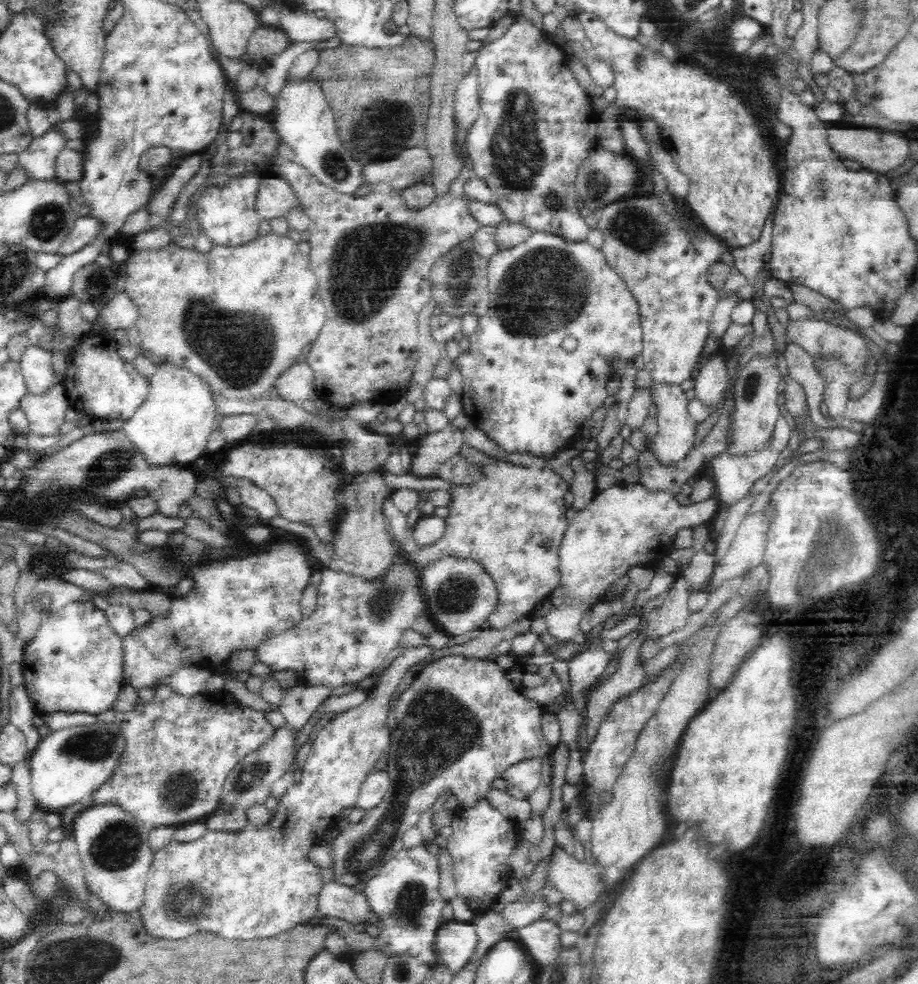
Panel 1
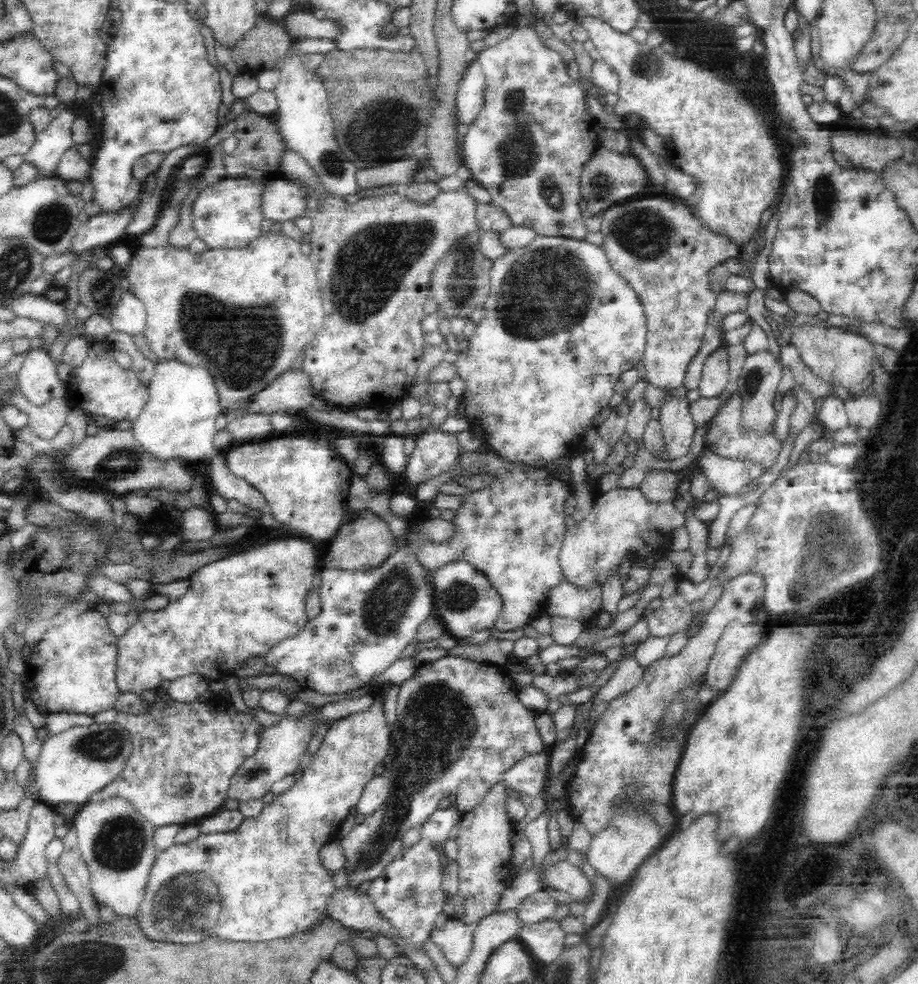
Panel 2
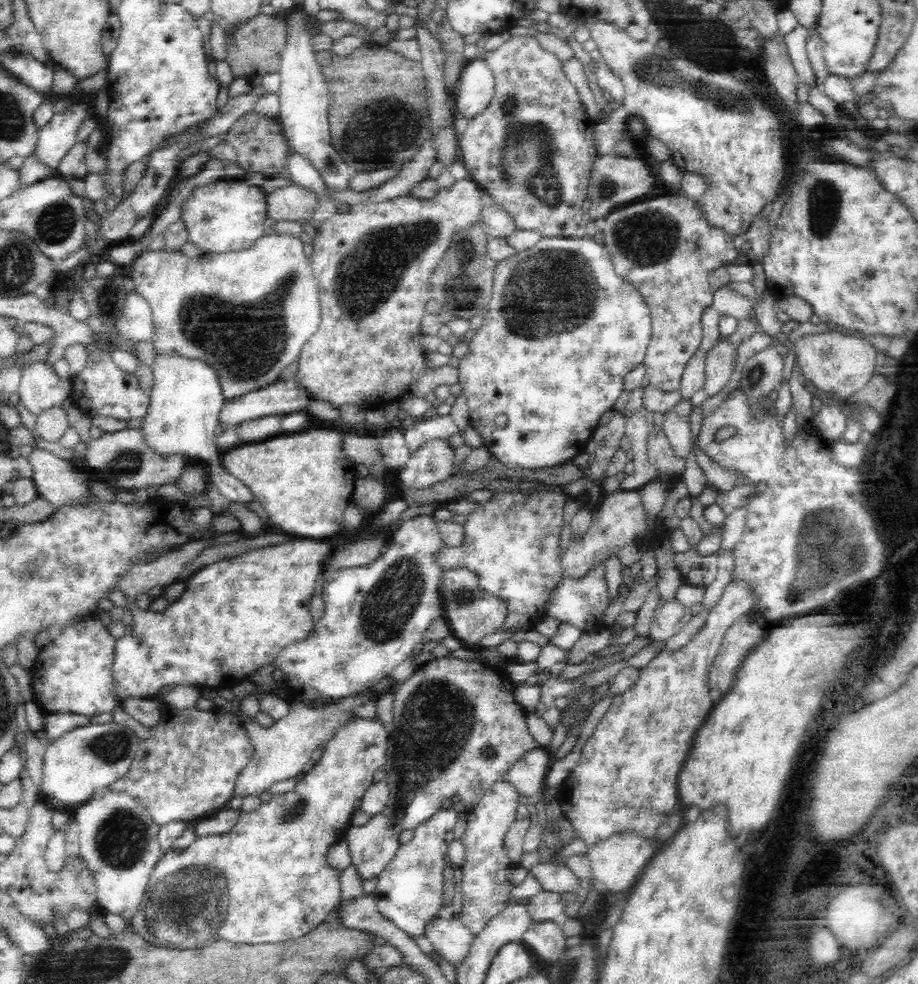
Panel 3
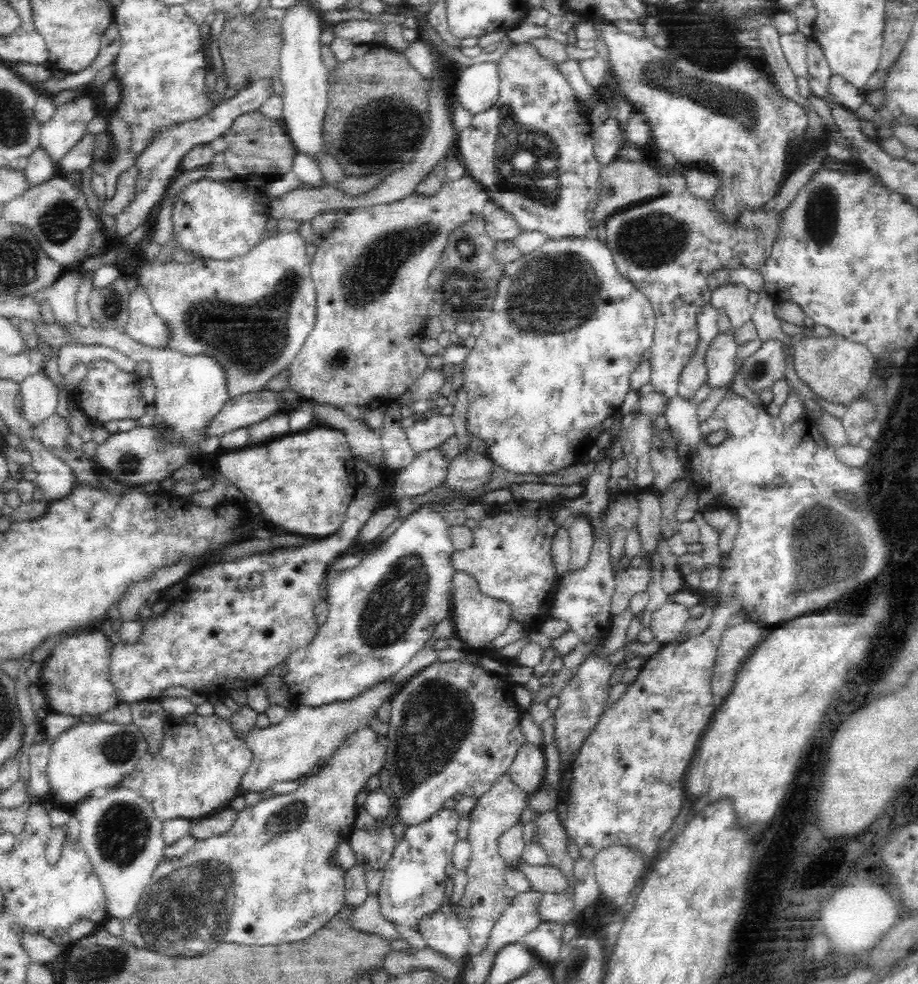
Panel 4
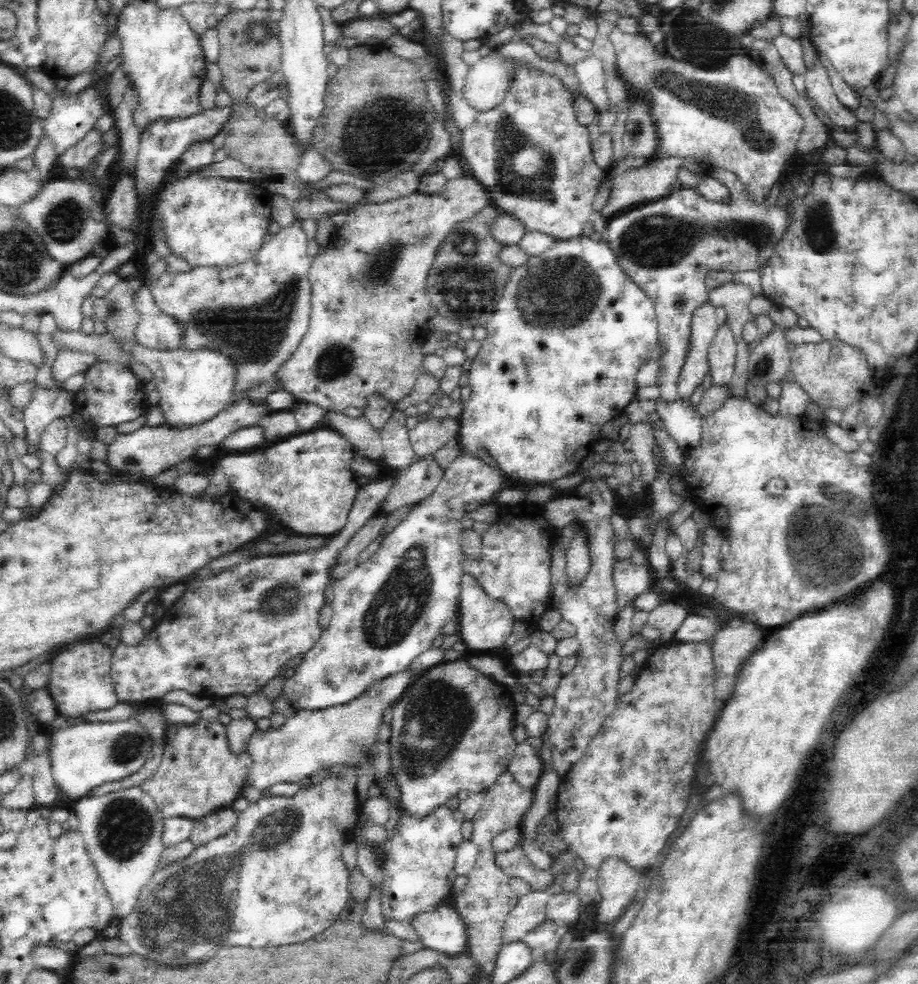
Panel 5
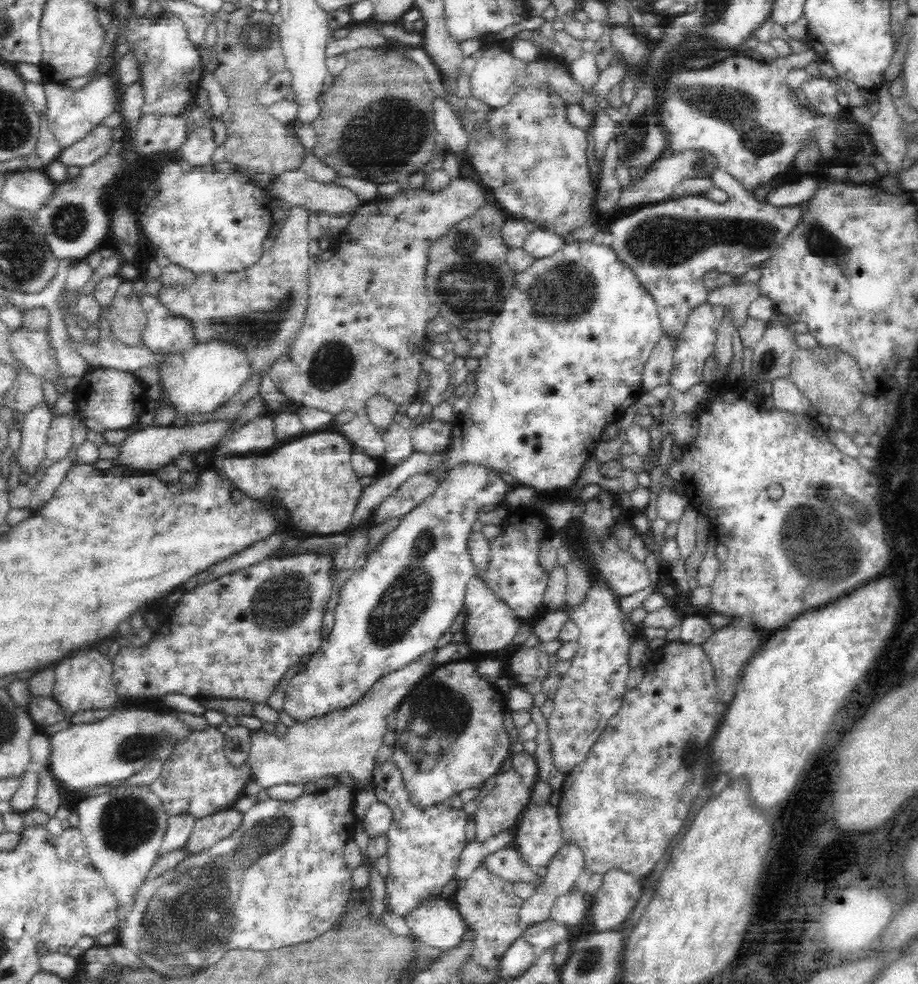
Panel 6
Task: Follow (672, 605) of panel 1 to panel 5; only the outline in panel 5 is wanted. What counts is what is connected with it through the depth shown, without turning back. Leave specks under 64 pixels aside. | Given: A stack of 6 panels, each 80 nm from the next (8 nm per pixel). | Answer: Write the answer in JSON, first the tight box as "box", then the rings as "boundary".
{"box":[647,603,690,644],"boundary":[[[663,603],[649,612],[647,624],[661,632],[662,644],[674,640],[675,632],[690,611],[679,603]]]}

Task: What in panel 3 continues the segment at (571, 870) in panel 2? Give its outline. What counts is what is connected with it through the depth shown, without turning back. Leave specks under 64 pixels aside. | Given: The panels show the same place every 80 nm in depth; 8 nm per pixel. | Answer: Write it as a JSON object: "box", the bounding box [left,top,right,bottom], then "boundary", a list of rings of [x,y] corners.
{"box":[529,863,579,895],"boundary":[[[540,863],[529,868],[529,872],[536,877],[536,880],[548,892],[557,892],[559,894],[571,892],[575,895],[579,893],[578,877],[566,864]]]}

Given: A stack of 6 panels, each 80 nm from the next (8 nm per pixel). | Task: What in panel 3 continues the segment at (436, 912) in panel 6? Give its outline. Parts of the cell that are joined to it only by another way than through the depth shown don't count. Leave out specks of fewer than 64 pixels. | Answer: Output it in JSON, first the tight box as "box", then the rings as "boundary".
{"box":[424,913,474,966],"boundary":[[[450,913],[441,914],[432,920],[431,923],[426,924],[424,935],[434,945],[438,955],[441,955],[442,958],[455,966],[468,956],[474,938],[470,929],[461,923],[459,917]]]}

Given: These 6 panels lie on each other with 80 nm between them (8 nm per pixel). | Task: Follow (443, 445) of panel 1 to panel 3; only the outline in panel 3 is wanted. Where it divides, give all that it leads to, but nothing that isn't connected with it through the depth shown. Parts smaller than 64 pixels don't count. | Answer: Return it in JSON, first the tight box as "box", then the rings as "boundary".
{"box":[398,438,454,490],"boundary":[[[438,438],[438,440],[428,440],[422,444],[418,450],[411,452],[408,462],[402,469],[398,470],[398,478],[402,490],[416,490],[431,487],[433,484],[442,482],[452,476],[452,467],[454,466],[454,448],[447,443],[447,439]]]}

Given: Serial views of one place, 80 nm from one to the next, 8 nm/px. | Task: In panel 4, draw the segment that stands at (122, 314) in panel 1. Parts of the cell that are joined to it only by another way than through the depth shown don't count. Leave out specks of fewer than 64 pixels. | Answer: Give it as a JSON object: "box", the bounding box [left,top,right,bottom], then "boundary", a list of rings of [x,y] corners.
{"box":[124,285,171,348],"boundary":[[[138,285],[128,298],[128,325],[124,332],[139,344],[147,347],[162,348],[168,346],[171,331],[166,321],[156,314],[150,297],[142,286]]]}

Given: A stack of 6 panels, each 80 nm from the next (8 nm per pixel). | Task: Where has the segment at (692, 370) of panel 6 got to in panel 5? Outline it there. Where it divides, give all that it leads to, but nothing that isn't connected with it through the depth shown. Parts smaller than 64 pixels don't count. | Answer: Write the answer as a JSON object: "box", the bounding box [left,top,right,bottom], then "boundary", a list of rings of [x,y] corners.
{"box":[678,302,718,399],"boundary":[[[709,302],[702,303],[694,310],[690,326],[690,344],[687,355],[678,375],[678,394],[686,399],[702,384],[708,371],[710,344],[718,331],[718,319],[715,306]]]}

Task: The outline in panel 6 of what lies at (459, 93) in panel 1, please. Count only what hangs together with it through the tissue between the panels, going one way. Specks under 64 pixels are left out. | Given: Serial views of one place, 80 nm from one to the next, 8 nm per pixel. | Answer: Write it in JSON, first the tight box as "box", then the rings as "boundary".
{"box":[470,42,584,108],"boundary":[[[510,42],[486,44],[482,48],[482,56],[478,56],[477,64],[470,75],[471,93],[474,98],[480,99],[492,108],[502,108],[512,102],[512,98],[526,86],[537,86],[540,90],[551,90],[571,106],[580,102],[584,94],[582,81],[577,81],[570,72],[568,65],[563,62],[552,62],[538,57],[532,62],[515,59],[510,55]]]}

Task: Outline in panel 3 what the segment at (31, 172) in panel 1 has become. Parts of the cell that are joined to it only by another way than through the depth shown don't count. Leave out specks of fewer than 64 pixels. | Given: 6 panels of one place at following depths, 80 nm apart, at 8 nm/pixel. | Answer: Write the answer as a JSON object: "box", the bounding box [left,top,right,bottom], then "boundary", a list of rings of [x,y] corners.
{"box":[34,101,90,172],"boundary":[[[81,101],[54,113],[50,122],[38,130],[34,155],[56,172],[62,157],[78,142],[78,128],[88,116],[90,110]]]}

